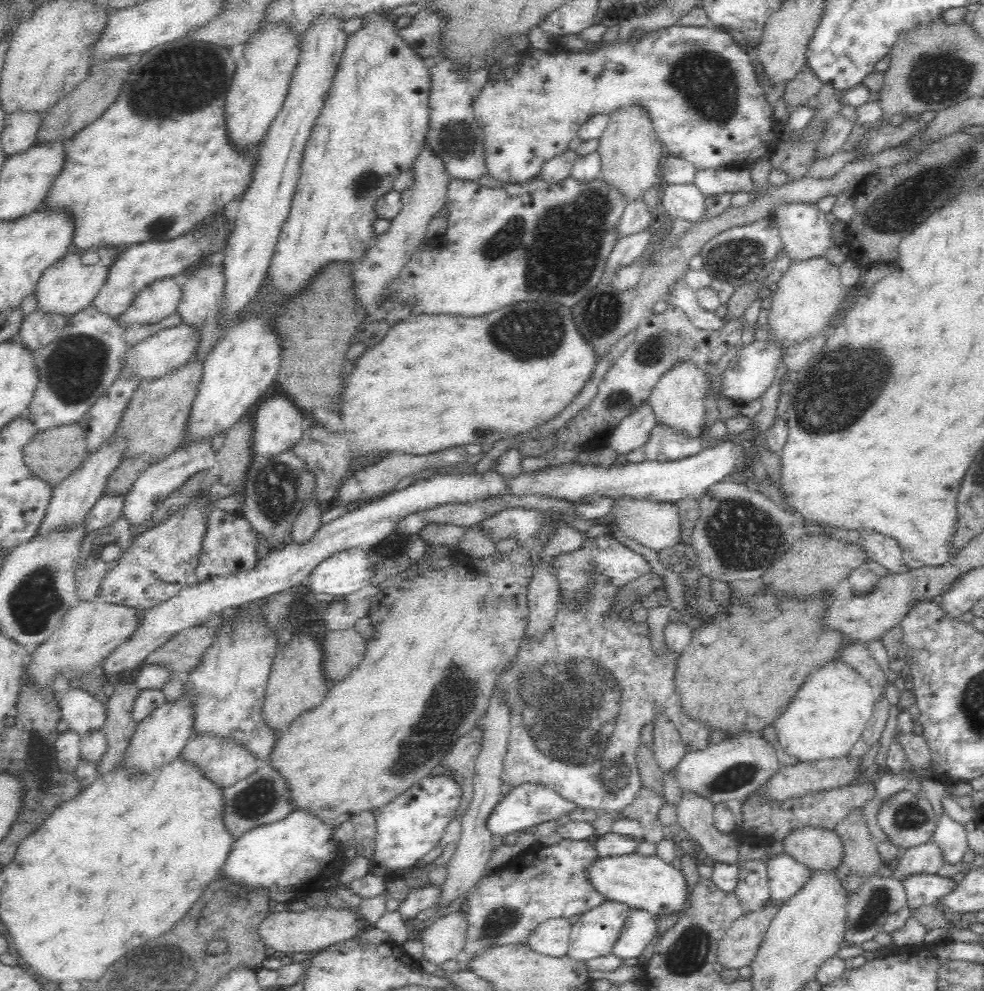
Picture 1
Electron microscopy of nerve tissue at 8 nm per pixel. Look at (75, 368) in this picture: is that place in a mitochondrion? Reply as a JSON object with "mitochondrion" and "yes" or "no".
{"mitochondrion":"yes"}

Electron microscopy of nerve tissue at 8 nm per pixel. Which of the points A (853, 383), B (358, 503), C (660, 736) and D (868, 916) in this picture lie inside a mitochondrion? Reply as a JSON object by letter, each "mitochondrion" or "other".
{"A":"mitochondrion","B":"other","C":"other","D":"mitochondrion"}

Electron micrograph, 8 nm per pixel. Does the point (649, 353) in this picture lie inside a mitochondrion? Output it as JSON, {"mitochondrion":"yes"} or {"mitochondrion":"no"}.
{"mitochondrion":"yes"}

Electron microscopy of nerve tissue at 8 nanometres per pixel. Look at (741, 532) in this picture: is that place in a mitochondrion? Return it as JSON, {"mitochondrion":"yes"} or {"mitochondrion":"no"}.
{"mitochondrion":"yes"}

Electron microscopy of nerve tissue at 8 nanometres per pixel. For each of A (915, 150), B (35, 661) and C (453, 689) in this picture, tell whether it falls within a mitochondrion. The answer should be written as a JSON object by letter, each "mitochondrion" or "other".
{"A":"other","B":"other","C":"mitochondrion"}

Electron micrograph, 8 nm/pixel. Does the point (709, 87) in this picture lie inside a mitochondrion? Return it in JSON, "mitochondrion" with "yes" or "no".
{"mitochondrion":"yes"}

